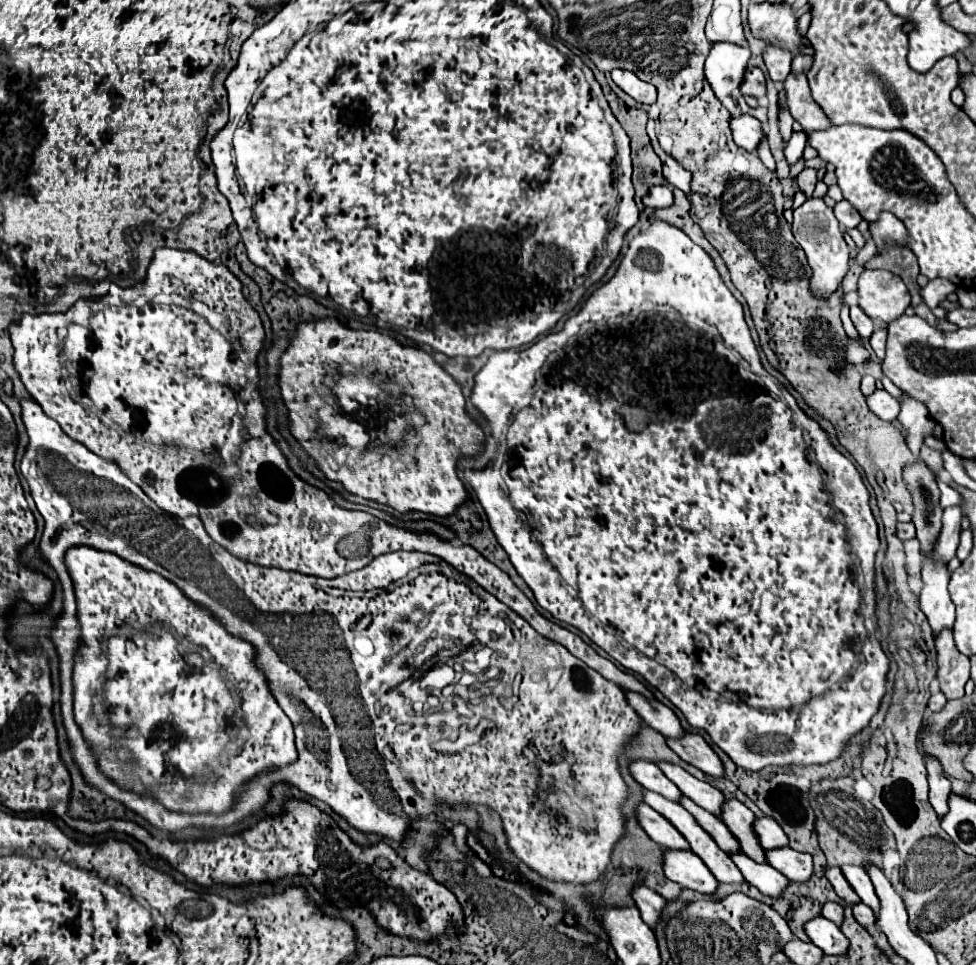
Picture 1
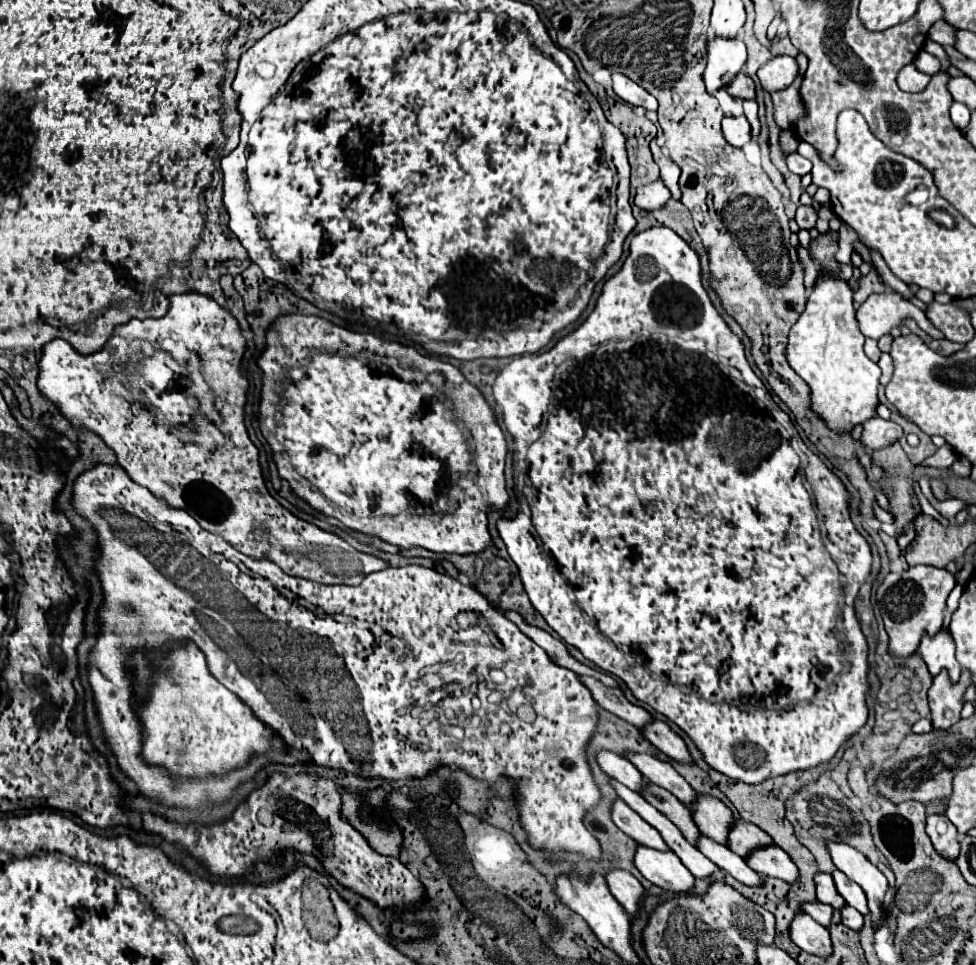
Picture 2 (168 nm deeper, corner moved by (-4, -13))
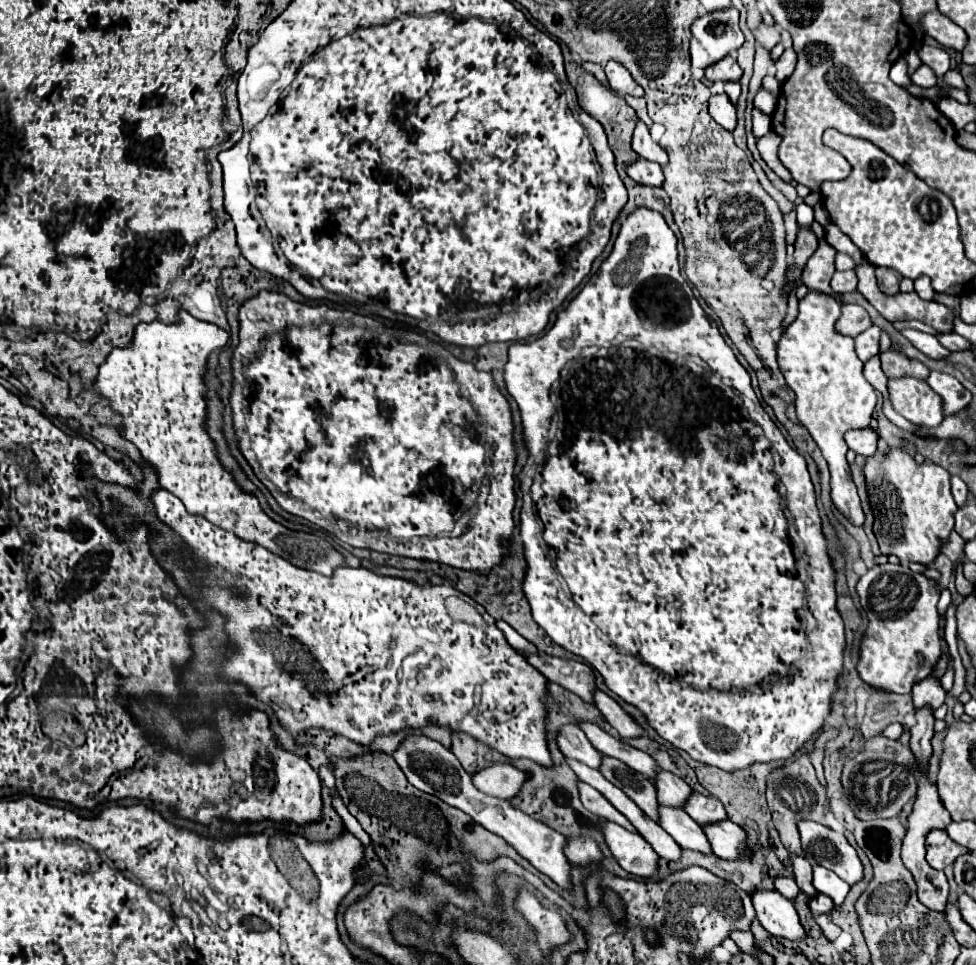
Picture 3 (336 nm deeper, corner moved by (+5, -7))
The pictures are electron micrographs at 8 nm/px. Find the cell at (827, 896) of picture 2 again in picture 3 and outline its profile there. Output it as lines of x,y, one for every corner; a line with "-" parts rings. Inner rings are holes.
791,856
791,862
793,862
795,882
801,888
801,892
805,892
809,898
817,896
819,892
813,888
813,868
807,862
807,858
803,858
803,856

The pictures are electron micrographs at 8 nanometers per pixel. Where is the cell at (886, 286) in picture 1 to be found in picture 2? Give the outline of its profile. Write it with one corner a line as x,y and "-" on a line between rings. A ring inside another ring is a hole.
884,292
870,296
858,310
858,330
866,338
878,340
884,334
890,334
892,328
900,326
904,318
912,318
912,312
916,306
904,300
898,292

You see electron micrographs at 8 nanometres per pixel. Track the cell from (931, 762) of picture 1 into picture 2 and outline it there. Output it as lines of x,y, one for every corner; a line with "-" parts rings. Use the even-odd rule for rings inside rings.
928,816
926,834
930,836
934,850
938,850
938,854
942,854
942,858
946,858
950,862
954,862
958,858
958,852
960,852
958,830
946,816

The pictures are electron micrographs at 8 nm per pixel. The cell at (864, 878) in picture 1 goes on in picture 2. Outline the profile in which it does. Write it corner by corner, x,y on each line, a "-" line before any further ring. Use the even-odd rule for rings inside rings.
834,870
834,872
832,872
832,878
834,878
834,884
836,884
838,894
846,900
846,904
852,906
852,908
856,908
860,914
868,916
870,910
868,910
866,896
864,896
862,888
860,888
858,884
850,882
850,880
846,878
846,874
840,874
840,870

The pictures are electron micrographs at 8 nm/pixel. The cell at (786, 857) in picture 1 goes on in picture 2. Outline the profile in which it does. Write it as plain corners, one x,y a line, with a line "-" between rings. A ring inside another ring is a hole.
776,844
754,850
754,854
750,854
750,858
746,858
746,864
764,876
780,878
784,882
796,882
798,880
796,864

